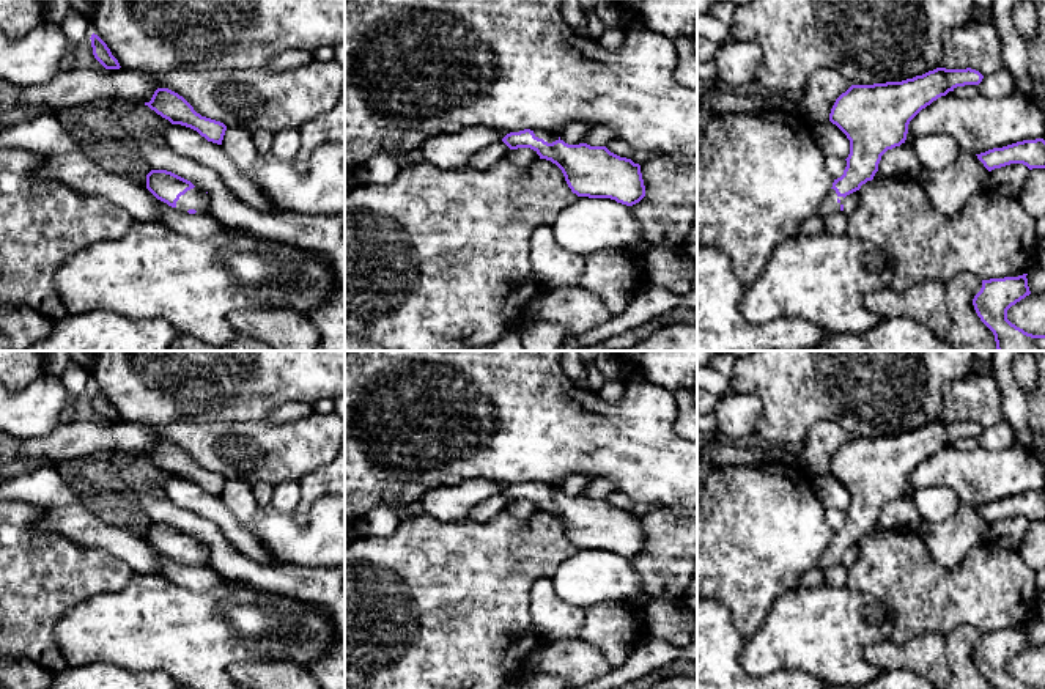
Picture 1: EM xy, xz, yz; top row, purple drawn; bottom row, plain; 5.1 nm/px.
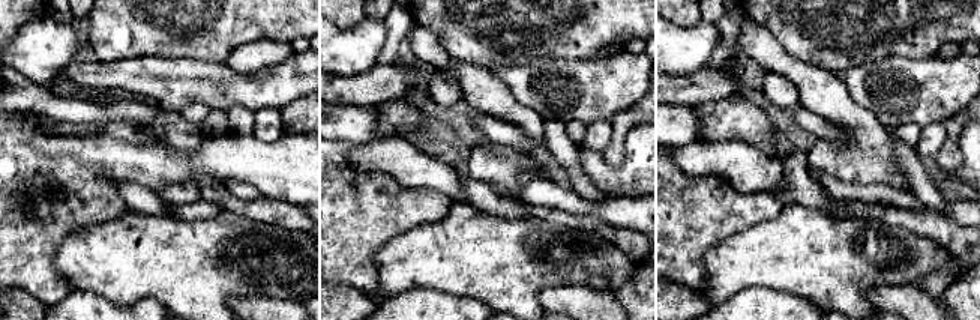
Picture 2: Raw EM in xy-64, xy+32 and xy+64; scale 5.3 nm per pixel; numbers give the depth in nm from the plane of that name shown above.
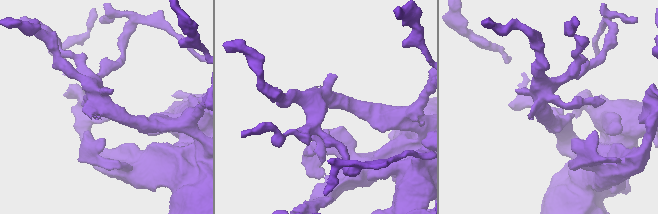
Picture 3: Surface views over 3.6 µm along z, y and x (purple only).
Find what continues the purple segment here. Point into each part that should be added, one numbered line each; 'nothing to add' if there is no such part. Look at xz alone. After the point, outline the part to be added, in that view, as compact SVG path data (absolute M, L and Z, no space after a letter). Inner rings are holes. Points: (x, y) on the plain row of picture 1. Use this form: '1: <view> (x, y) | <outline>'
1: xz (548, 488) | M554 481L554 483L534 483L535 489L543 491L548 496L552 496L556 492L559 492L560 489L560 481Z

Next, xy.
1: xy (195, 551) | M194 540L179 549L176 554L176 562L181 565L187 565L189 562L195 562L200 566L208 563L209 549L205 543Z

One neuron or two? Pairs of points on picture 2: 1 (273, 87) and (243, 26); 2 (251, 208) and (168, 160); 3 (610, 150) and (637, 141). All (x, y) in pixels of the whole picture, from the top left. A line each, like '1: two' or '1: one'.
1: two
2: two
3: two

